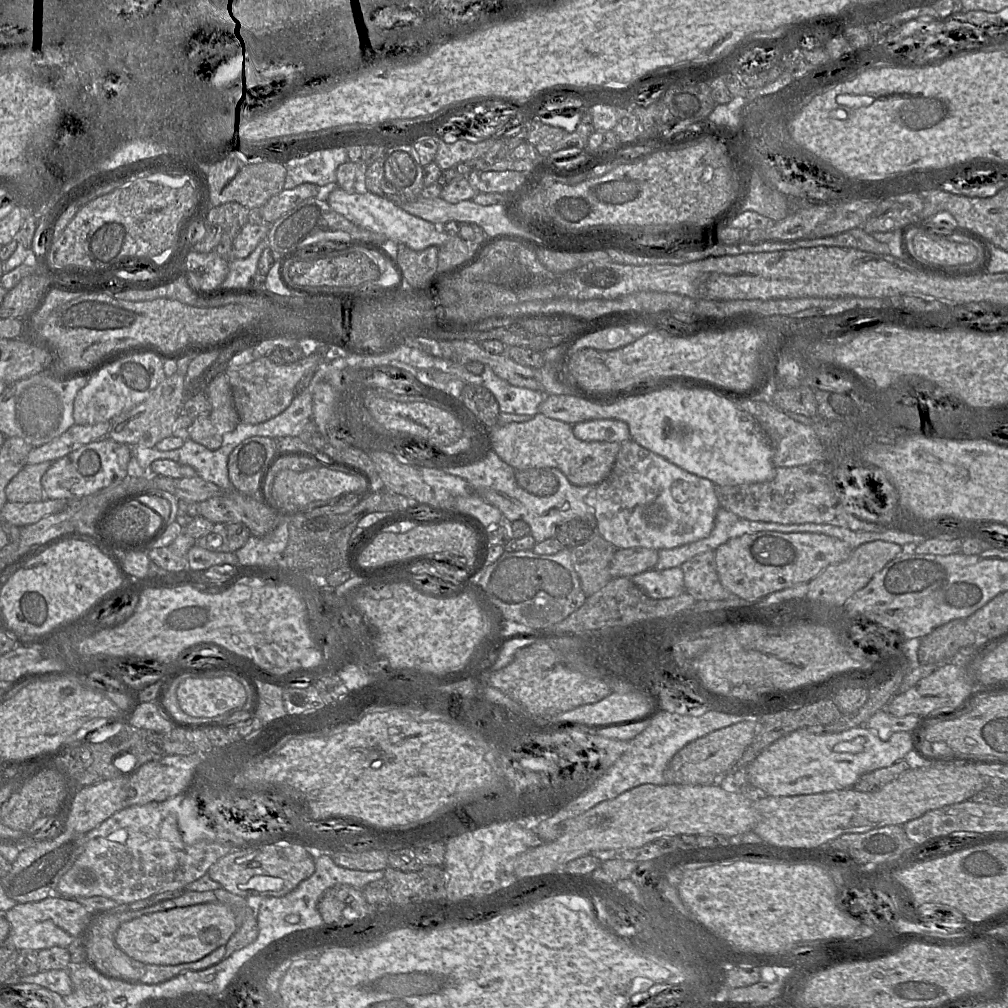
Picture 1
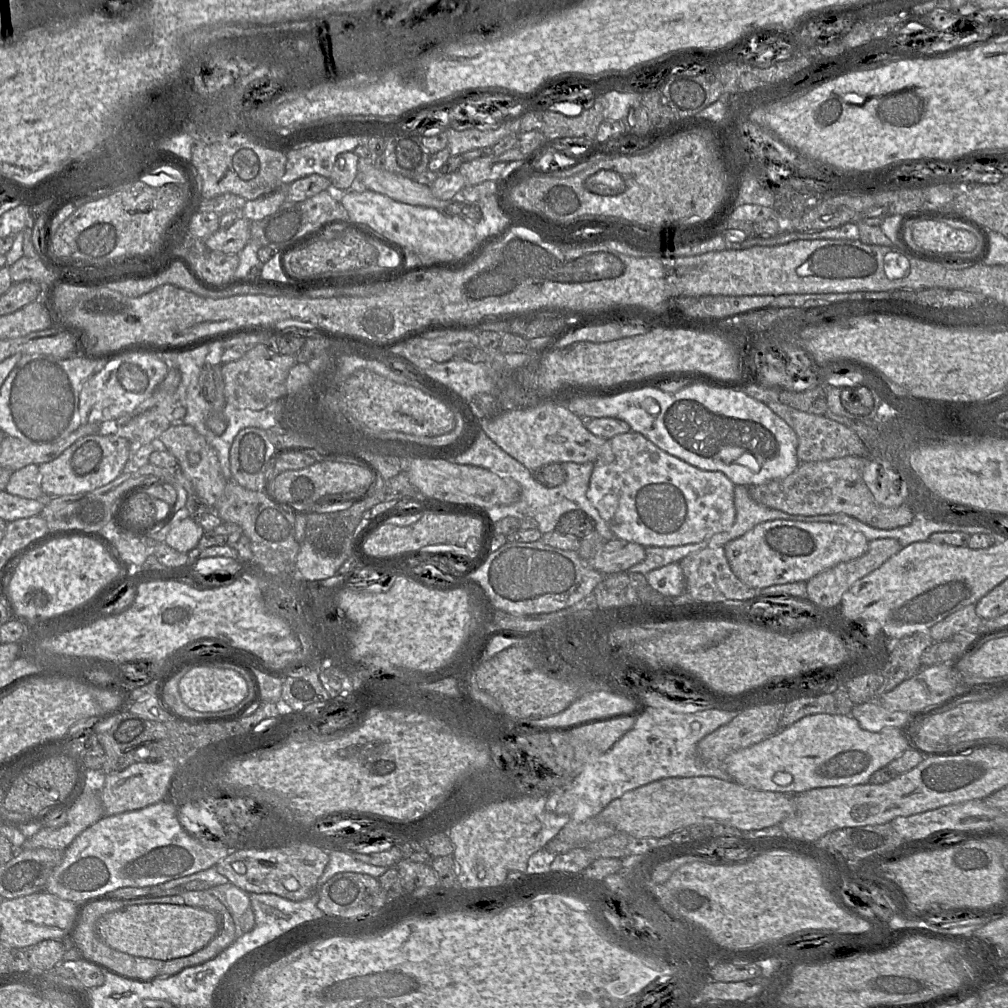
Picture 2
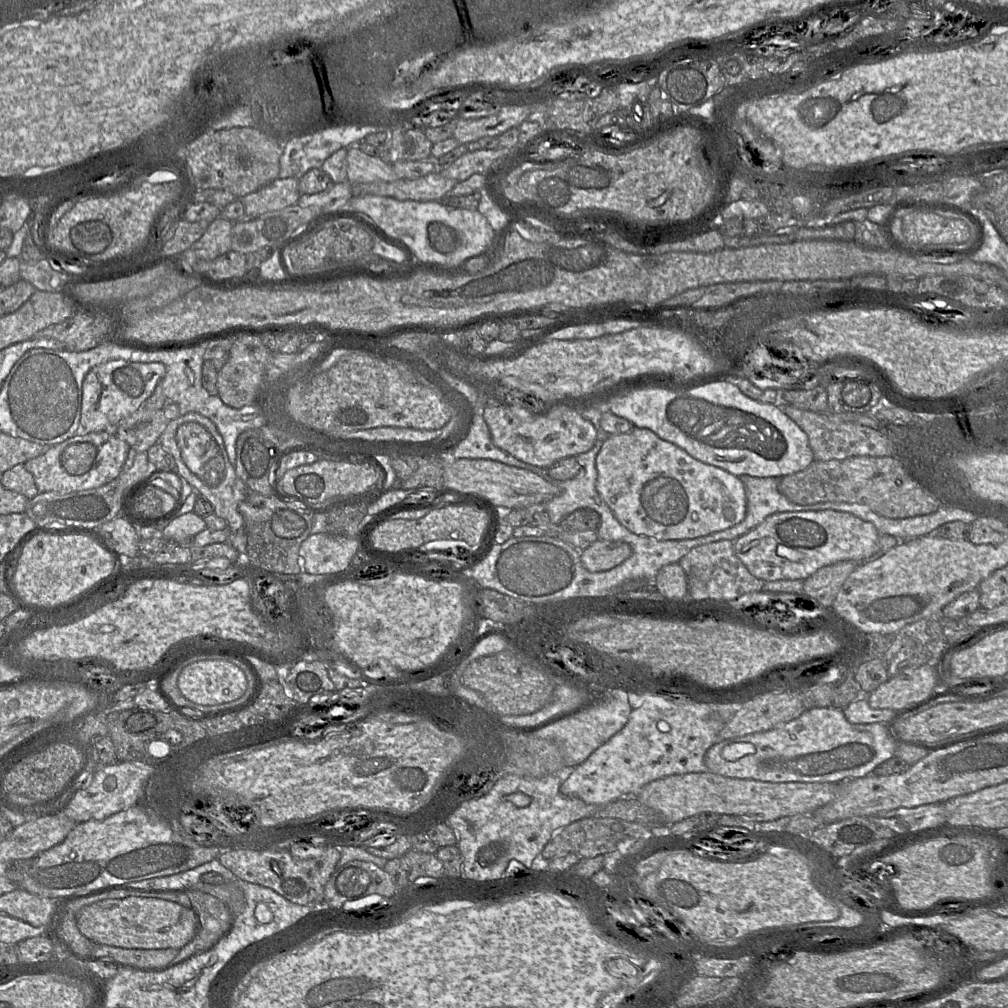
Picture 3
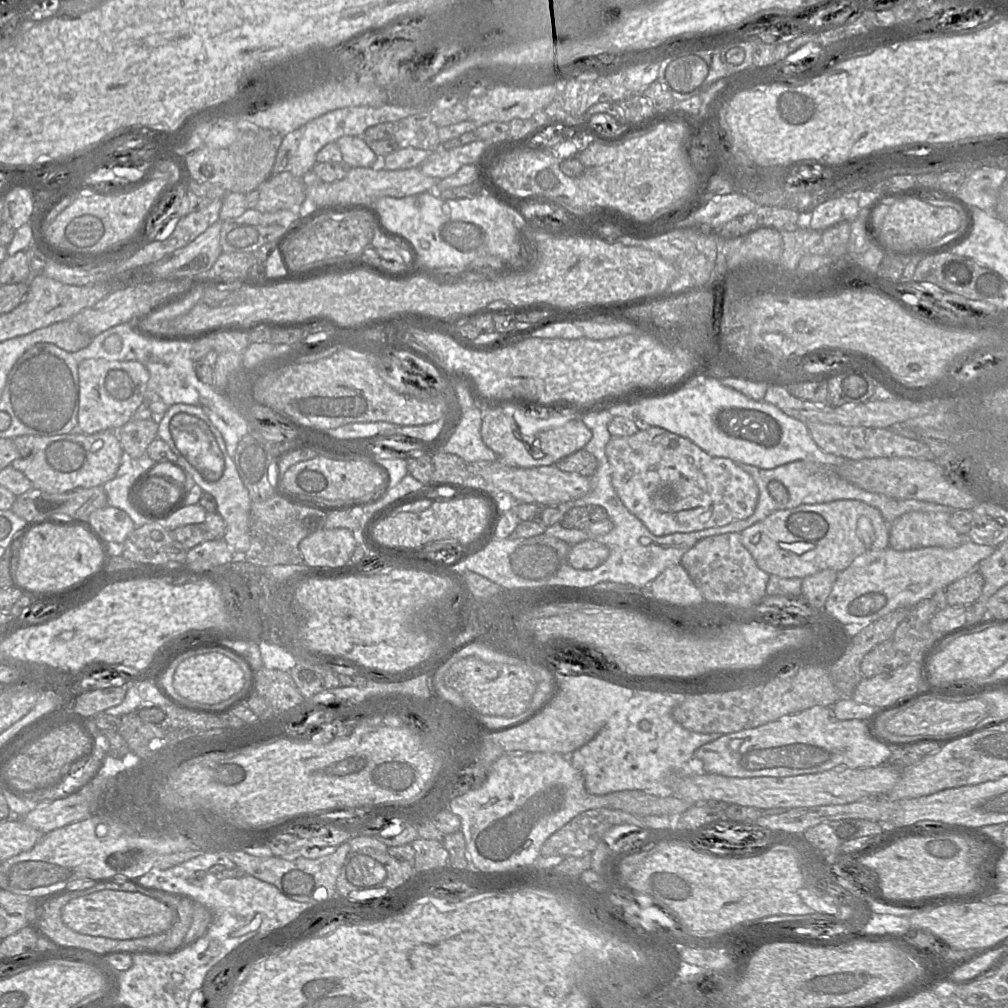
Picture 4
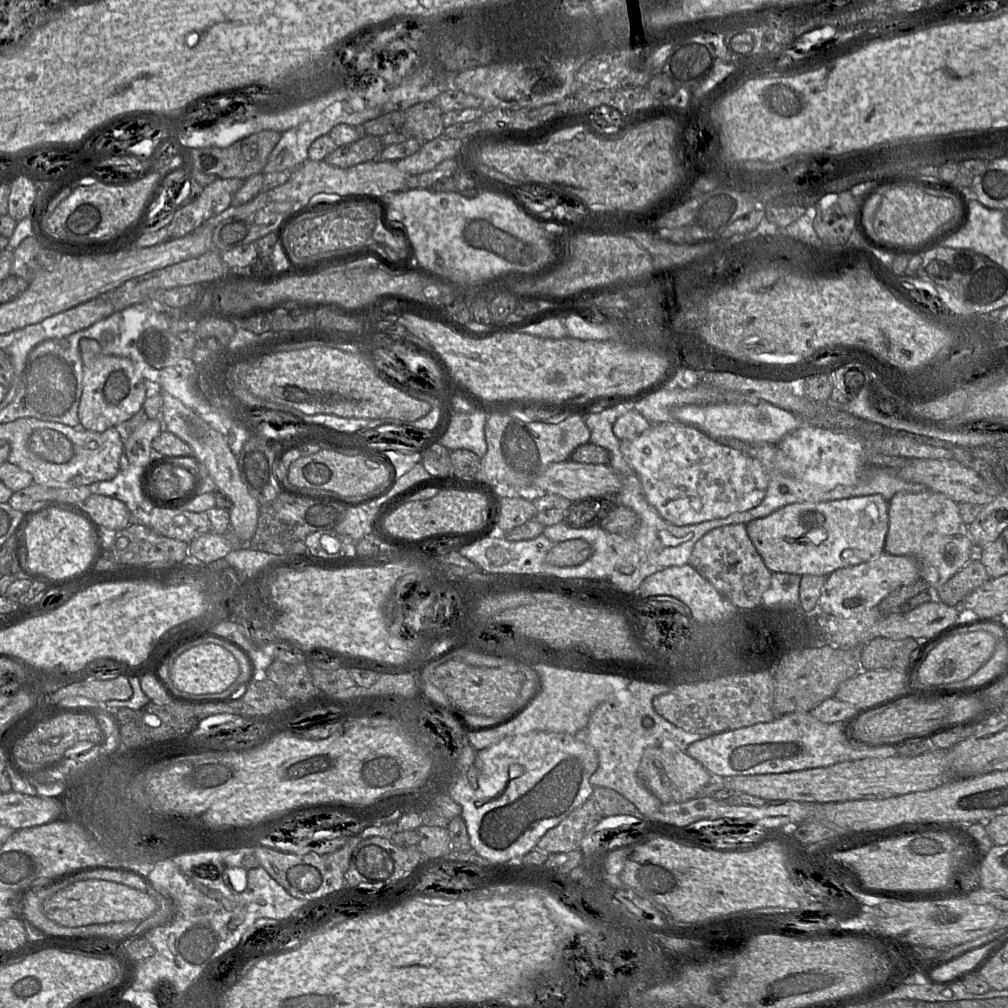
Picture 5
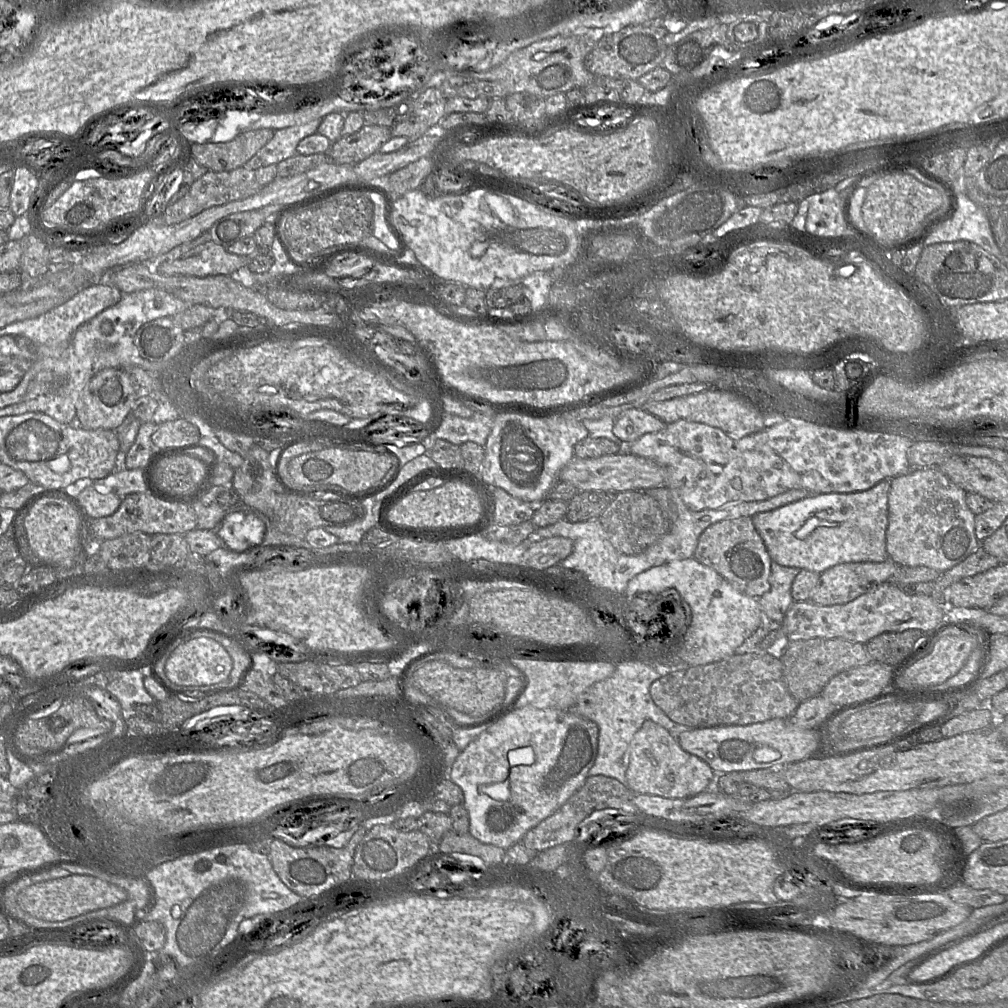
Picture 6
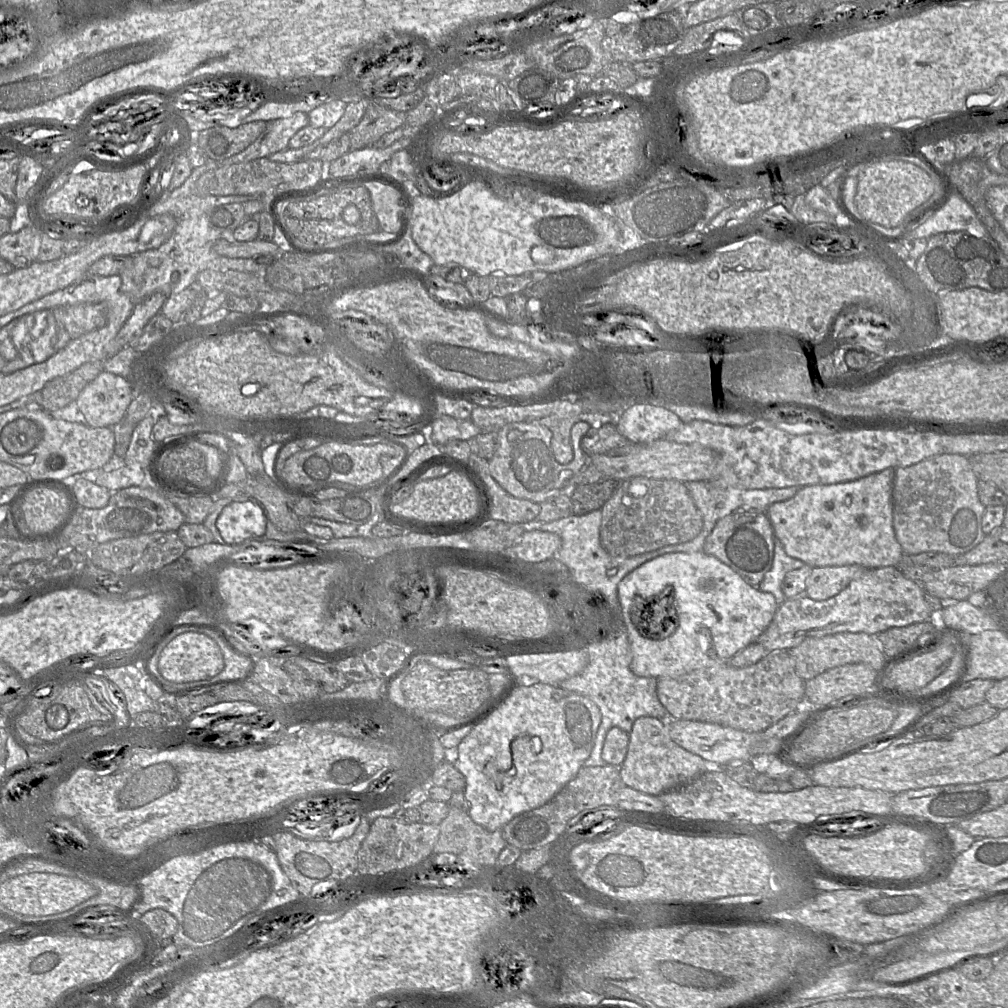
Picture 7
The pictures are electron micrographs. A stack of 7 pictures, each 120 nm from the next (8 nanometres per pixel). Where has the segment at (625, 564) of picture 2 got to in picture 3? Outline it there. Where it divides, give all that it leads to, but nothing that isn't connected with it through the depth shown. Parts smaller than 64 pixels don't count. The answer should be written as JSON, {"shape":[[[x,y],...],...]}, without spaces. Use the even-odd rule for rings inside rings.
{"shape":[[[597,540],[581,551],[580,558],[584,567],[591,573],[610,570],[632,554],[631,546],[623,541]]]}

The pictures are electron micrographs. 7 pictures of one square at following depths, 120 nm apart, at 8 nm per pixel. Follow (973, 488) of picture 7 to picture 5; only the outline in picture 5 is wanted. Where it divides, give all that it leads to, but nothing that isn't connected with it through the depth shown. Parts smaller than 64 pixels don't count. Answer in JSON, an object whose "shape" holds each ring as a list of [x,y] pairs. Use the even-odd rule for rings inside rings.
{"shape":[[[925,490],[921,493],[898,492],[888,502],[888,532],[884,552],[895,556],[911,556],[920,563],[920,578],[935,593],[975,556],[969,527],[959,514],[958,503],[946,495]]]}

